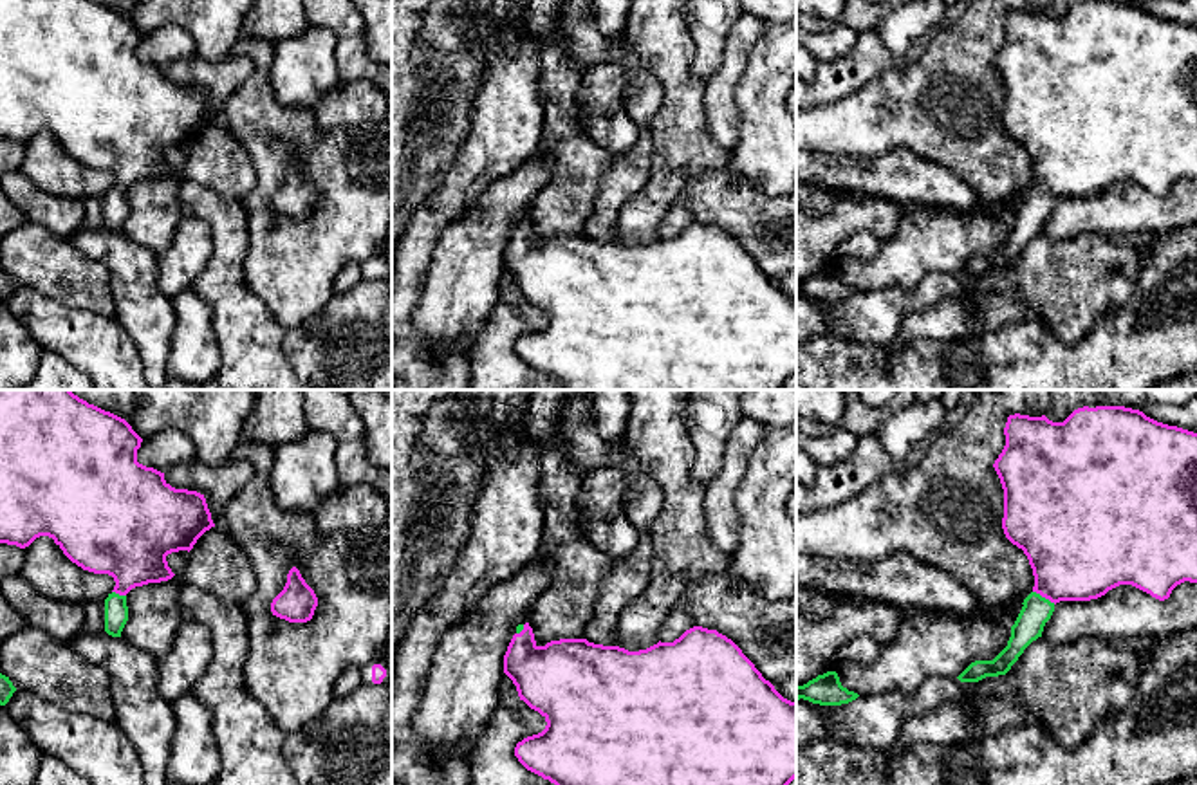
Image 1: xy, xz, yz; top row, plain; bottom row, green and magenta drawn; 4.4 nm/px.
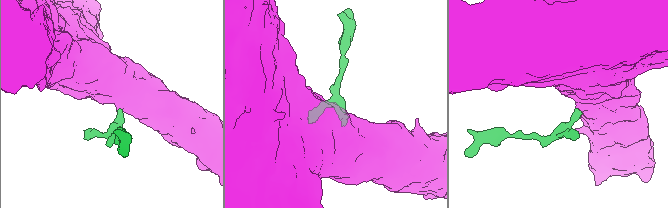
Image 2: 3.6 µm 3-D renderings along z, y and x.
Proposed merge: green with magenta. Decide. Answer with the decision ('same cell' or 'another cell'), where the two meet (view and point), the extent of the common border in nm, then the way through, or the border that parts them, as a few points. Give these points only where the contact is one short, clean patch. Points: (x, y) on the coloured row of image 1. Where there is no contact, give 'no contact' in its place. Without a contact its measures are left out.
same cell; meets green in yz at (1044, 598); contact 120 nm long; runs through yz (1037, 610), (1044, 598), (1076, 553)

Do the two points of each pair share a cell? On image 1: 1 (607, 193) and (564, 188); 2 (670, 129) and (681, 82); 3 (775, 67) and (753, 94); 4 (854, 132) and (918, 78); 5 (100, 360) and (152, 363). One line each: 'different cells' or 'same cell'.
1: different cells
2: same cell
3: same cell
4: same cell
5: different cells

